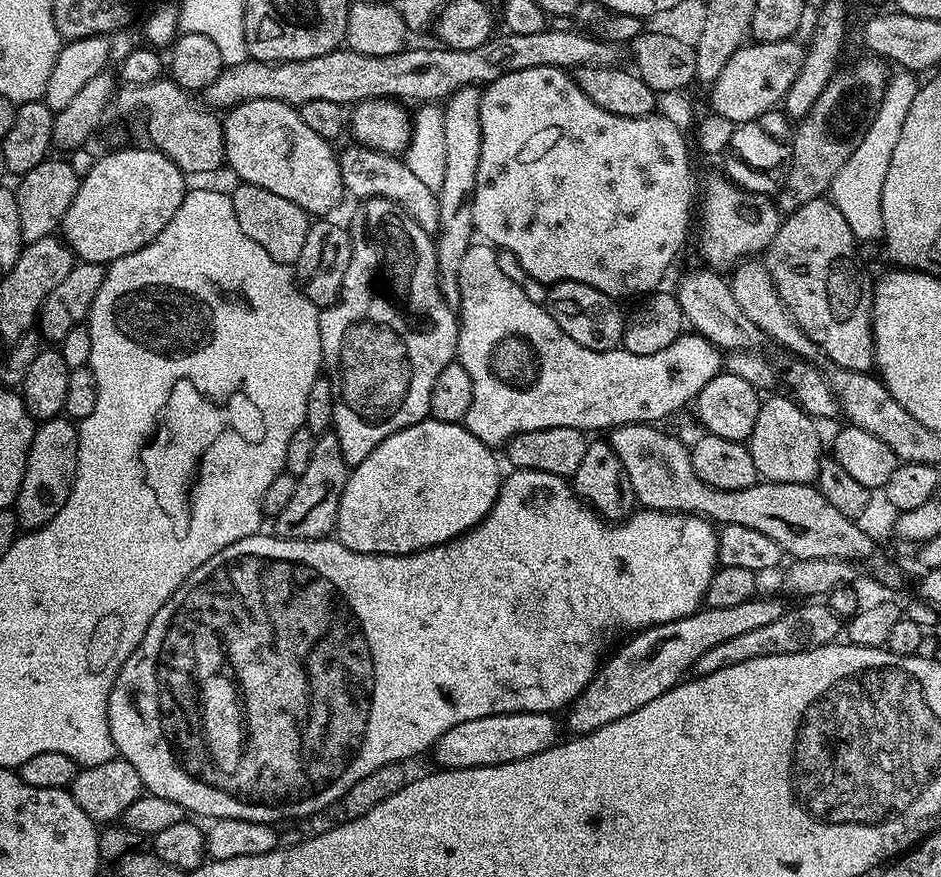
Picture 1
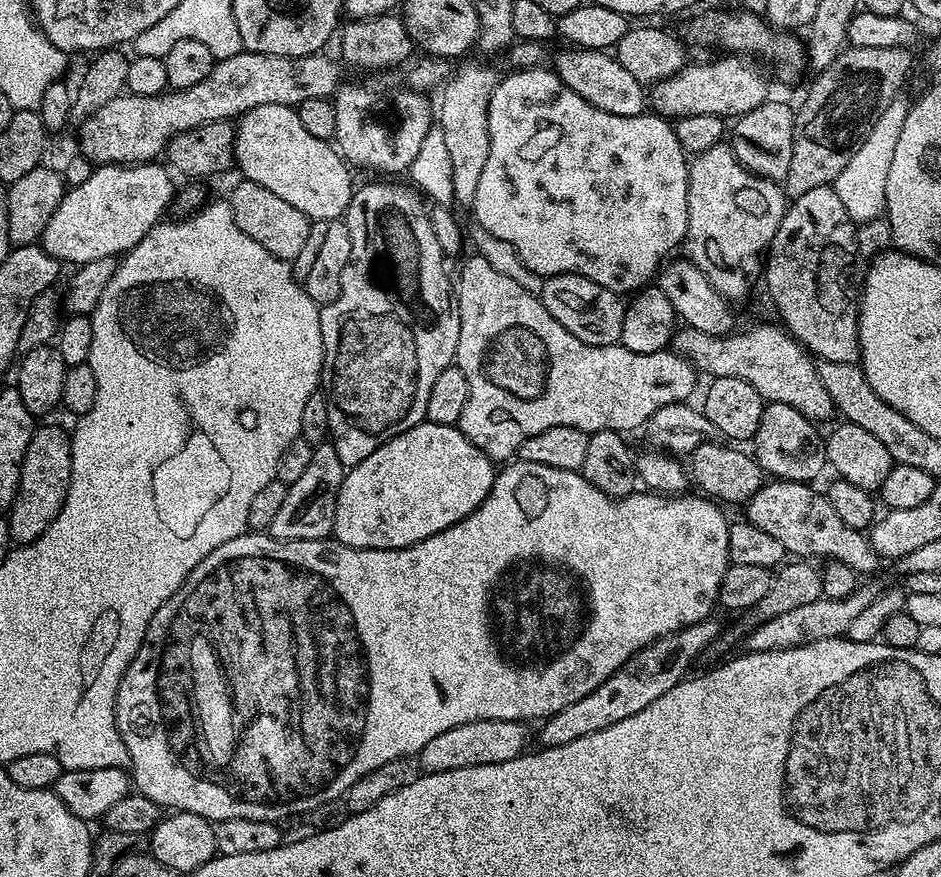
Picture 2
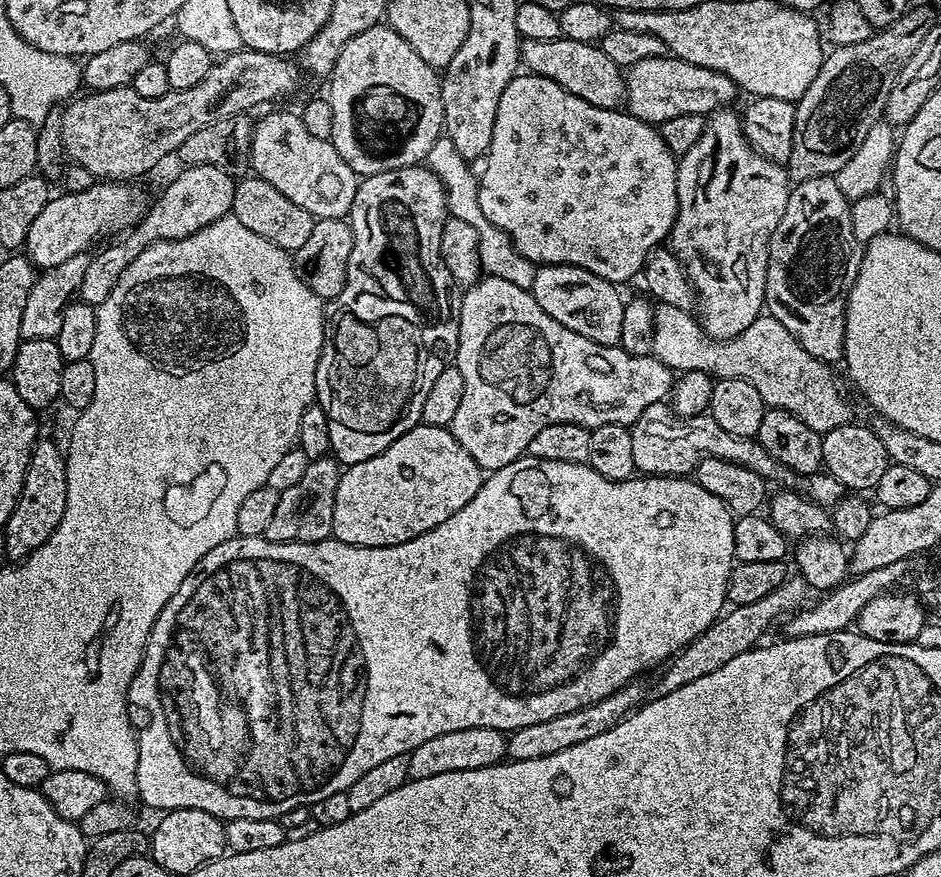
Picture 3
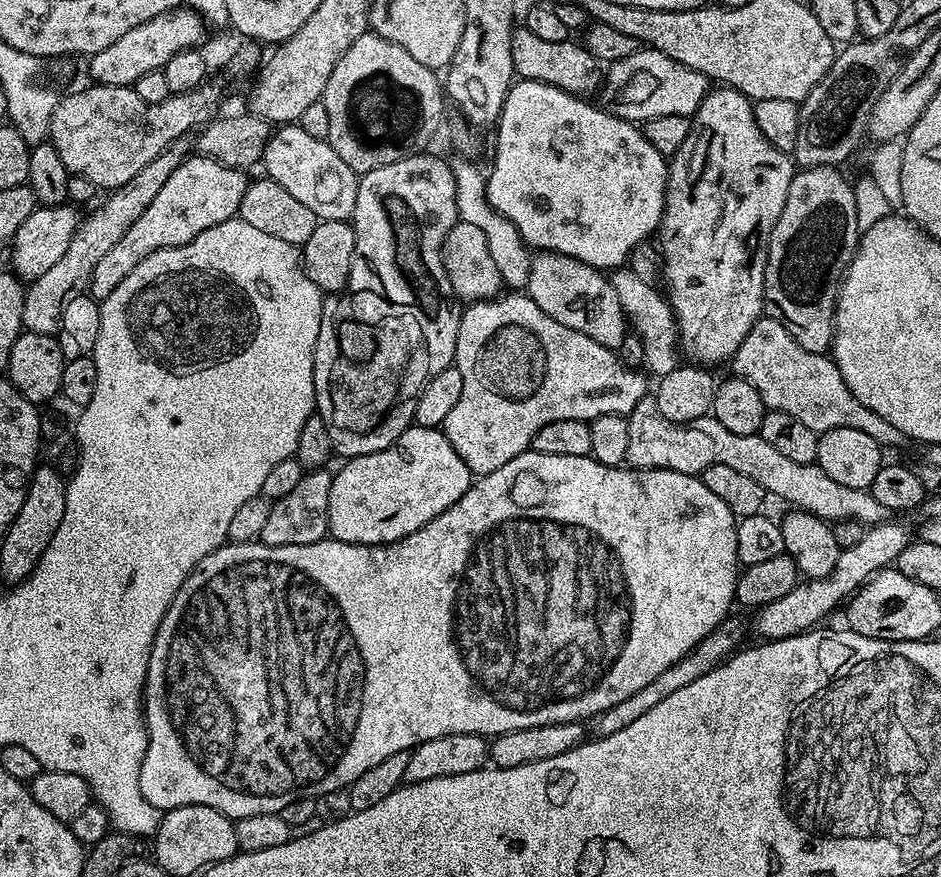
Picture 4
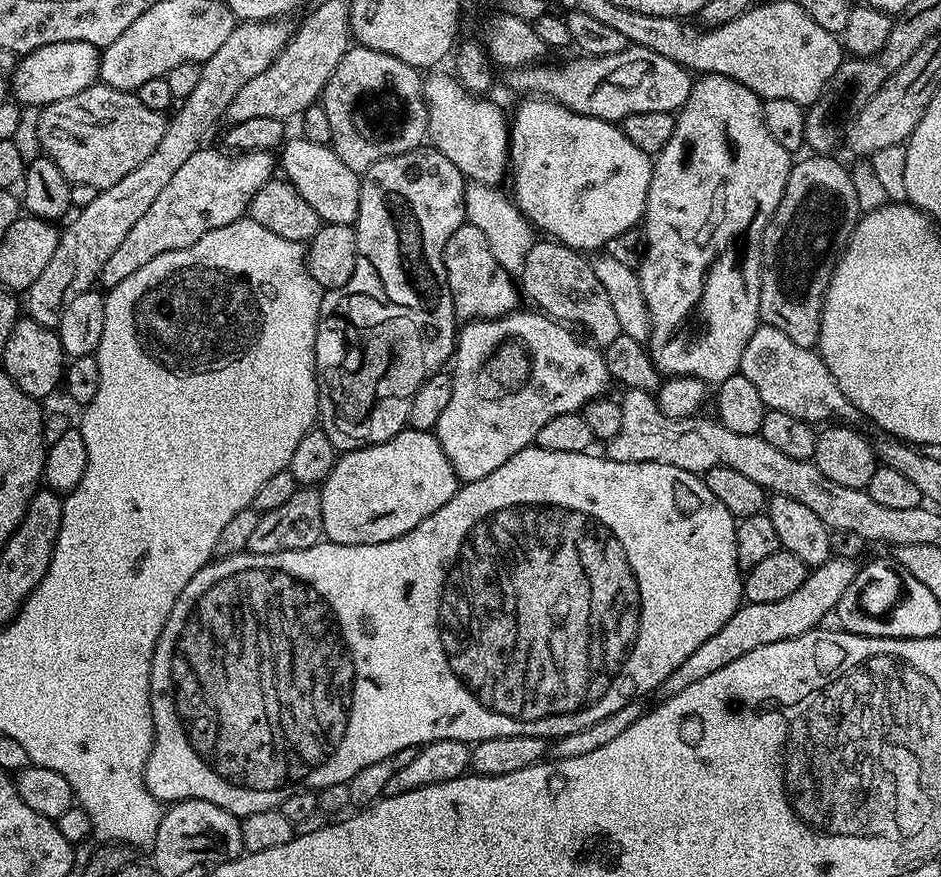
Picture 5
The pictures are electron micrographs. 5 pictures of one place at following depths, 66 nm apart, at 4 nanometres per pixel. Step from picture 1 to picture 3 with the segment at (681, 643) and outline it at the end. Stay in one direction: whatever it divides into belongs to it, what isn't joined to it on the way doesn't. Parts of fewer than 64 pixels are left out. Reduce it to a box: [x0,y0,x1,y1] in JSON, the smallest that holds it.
[507,682,645,759]

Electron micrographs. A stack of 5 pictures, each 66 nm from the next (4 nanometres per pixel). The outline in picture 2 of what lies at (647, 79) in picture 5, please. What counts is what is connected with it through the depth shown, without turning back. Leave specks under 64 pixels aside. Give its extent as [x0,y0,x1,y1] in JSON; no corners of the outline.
[650,54,769,118]

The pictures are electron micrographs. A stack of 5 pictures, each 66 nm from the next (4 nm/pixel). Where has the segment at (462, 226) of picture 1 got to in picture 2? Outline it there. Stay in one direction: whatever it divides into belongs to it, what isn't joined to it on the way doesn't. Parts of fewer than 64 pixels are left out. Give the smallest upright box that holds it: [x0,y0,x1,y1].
[438,64,498,210]

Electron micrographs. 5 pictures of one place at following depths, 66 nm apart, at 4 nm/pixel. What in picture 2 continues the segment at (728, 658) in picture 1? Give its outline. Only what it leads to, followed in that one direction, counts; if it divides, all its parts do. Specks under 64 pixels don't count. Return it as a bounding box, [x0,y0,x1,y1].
[747,583,878,652]

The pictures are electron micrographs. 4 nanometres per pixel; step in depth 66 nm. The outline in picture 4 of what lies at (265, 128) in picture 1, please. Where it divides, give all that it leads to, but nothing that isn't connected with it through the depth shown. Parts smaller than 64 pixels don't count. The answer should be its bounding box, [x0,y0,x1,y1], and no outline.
[262,123,358,220]

